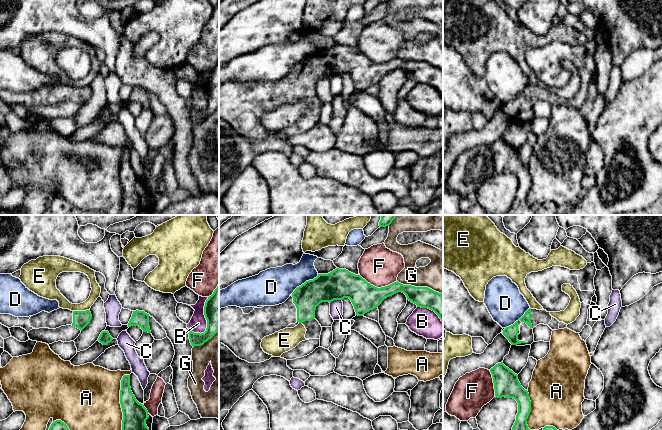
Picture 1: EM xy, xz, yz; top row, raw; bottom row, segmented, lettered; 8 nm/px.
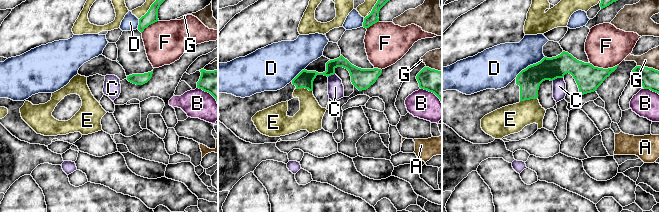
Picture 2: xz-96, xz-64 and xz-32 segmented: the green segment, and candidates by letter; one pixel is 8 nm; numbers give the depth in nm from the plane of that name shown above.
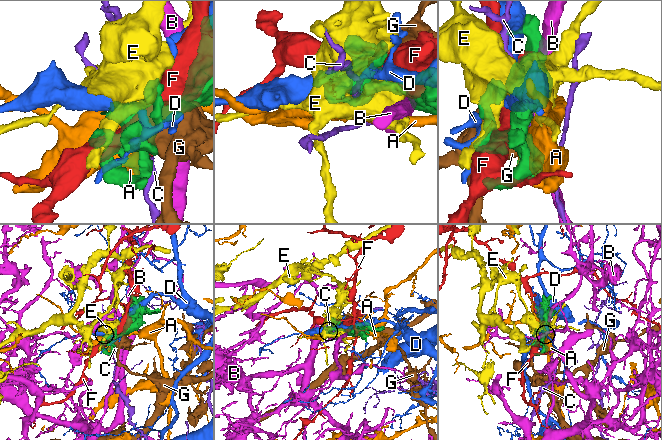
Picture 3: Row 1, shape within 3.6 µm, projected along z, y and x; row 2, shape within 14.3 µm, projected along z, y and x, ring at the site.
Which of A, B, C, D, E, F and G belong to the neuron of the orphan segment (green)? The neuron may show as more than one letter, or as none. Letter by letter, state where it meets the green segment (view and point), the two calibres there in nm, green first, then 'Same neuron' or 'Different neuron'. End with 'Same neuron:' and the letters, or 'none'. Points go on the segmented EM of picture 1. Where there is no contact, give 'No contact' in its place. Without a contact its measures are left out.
A: Touches green at xy (120, 400). Thickness 190 nm (green) against 500 nm. Different neuron
B: Touches green at xy (206, 319). Thickness 240 nm (green) against 140 nm. Different neuron
C: Touches green at xz (335, 299). Thickness 240 nm (green) against 110 nm. Different neuron
D: Touches green at xz (305, 282). Thickness 240 nm (green) against 280 nm. Different neuron
E: Touches green at xy (81, 311). Thickness 140 nm (green) against 90 nm. Different neuron
F: Touches green at xz (378, 288). Thickness 220 nm (green) against 320 nm. Different neuron
G: Touches green at xz (420, 287). Thickness 170 nm (green) against 280 nm. Different neuron
Same neuron: none

